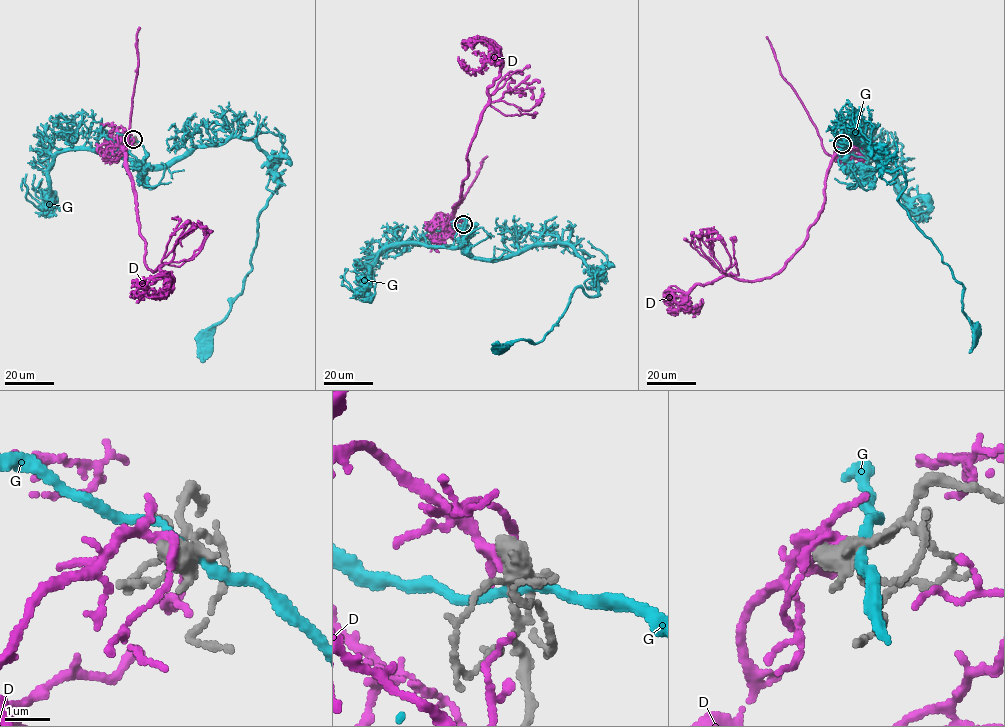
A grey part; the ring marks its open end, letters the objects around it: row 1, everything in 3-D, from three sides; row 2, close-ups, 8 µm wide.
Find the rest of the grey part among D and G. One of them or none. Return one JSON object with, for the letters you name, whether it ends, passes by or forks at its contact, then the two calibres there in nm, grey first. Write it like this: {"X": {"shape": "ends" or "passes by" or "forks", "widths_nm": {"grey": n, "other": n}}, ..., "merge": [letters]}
{"D": {"shape": "forks", "widths_nm": {"grey": 440, "other": 180}}, "merge": ["D"]}

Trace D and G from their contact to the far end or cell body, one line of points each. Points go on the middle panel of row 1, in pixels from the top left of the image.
D: (463, 223), (452, 214), (467, 175), (467, 152), (503, 62), (490, 40), (477, 37), (466, 42)
G: (463, 225), (473, 227), (473, 256), (568, 244), (597, 282), (597, 295), (578, 287), (540, 341), (497, 348)

